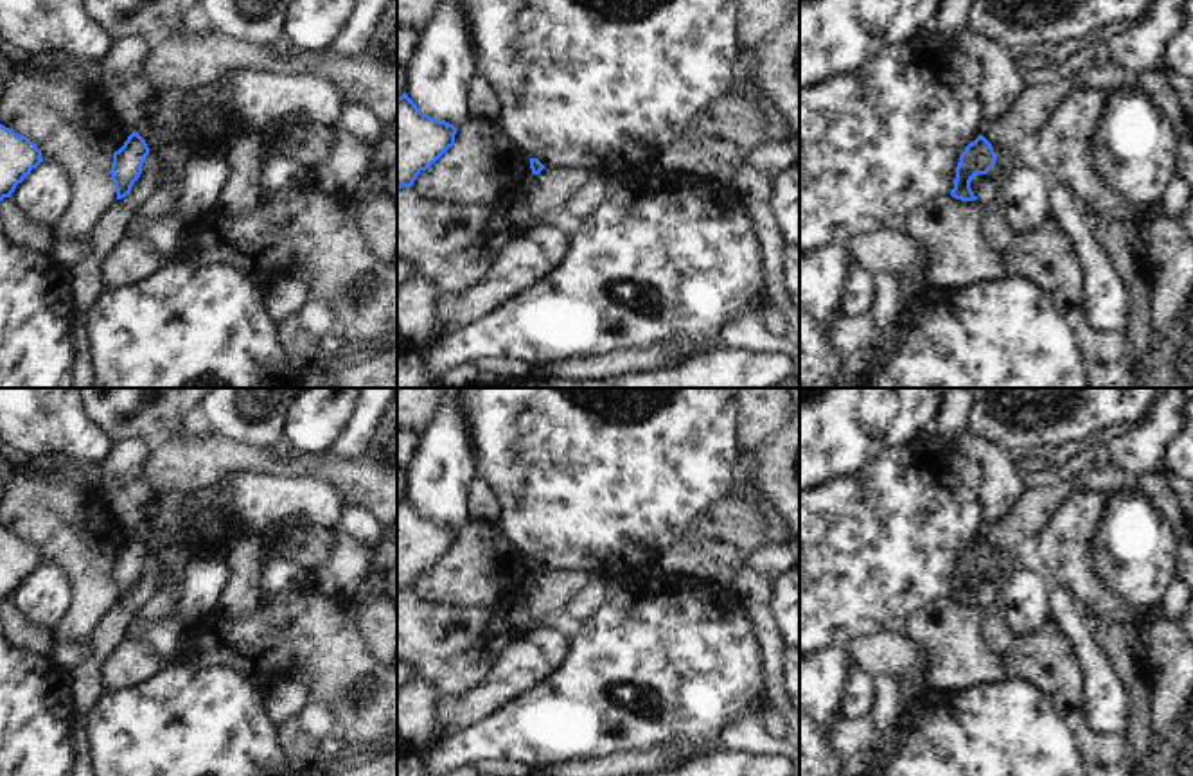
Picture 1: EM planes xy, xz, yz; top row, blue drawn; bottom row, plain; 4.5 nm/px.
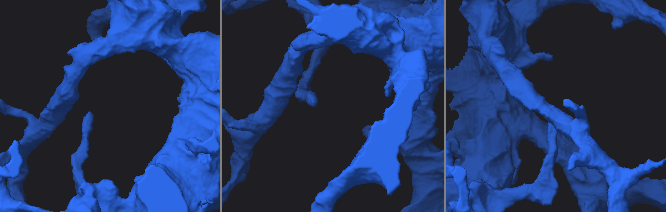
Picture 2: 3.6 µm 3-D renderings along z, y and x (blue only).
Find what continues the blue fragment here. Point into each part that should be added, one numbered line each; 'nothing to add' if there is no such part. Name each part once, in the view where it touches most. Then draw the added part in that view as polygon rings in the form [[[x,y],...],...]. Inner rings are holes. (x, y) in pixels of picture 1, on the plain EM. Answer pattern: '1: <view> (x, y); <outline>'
nothing to add

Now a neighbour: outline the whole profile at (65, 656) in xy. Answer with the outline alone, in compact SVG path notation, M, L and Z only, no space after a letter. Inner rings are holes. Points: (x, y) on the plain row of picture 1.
M56 645L50 659L63 670L72 672L90 654L83 645Z

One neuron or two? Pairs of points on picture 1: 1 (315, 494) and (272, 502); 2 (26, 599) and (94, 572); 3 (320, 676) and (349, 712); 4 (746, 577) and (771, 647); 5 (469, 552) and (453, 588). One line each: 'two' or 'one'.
1: one
2: two
3: one
4: one
5: one

